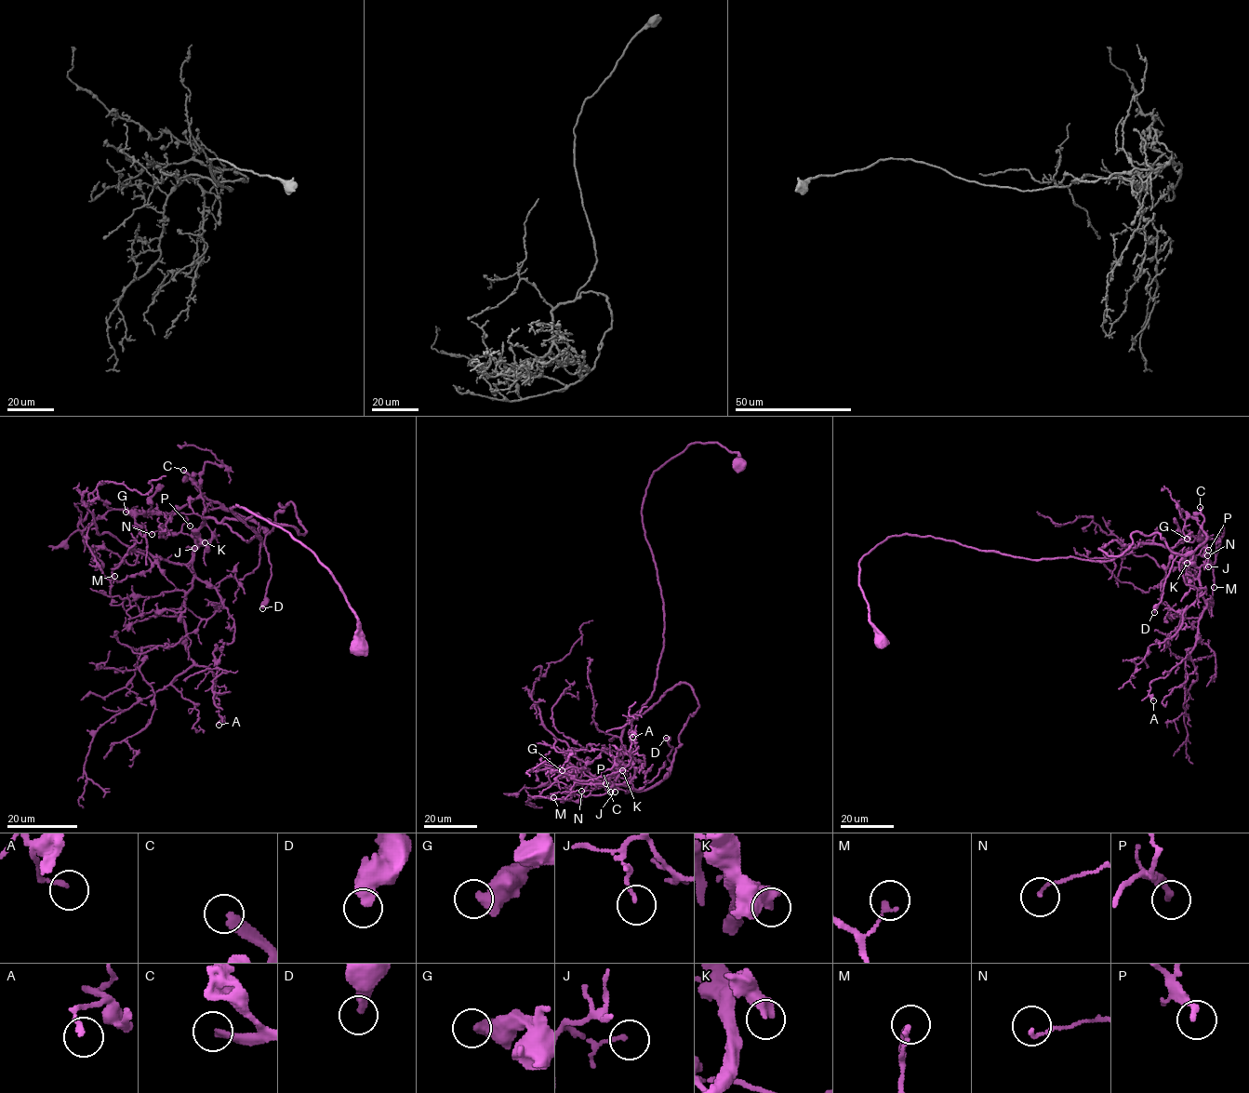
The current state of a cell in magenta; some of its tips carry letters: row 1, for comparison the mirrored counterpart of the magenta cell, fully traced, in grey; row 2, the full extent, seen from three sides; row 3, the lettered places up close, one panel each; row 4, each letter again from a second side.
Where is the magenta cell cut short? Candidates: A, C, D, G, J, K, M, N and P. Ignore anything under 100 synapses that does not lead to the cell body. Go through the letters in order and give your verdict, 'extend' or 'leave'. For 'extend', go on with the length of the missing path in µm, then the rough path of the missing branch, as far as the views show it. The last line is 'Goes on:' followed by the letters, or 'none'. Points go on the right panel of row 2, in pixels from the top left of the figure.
A: leave
C: extend | 70 µm | (1200, 507), (1205, 499), (1189, 498), (1189, 486), (1175, 457), (1168, 450), (1165, 439), (1152, 428)
D: leave
G: leave
J: leave
K: leave
M: leave
N: leave
P: leave
Goes on: C

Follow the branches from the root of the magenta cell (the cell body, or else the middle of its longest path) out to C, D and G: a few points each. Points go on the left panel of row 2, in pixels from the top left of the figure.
C: (357, 647), (355, 613), (318, 559), (239, 505), (230, 508), (260, 539), (205, 524), (200, 487), (183, 470)
D: (357, 647), (355, 613), (318, 559), (239, 505), (260, 539), (205, 524), (194, 483), (269, 532), (262, 608)
G: (357, 647), (339, 584), (281, 527), (239, 505), (260, 539), (205, 524), (194, 483), (170, 513), (126, 512)

